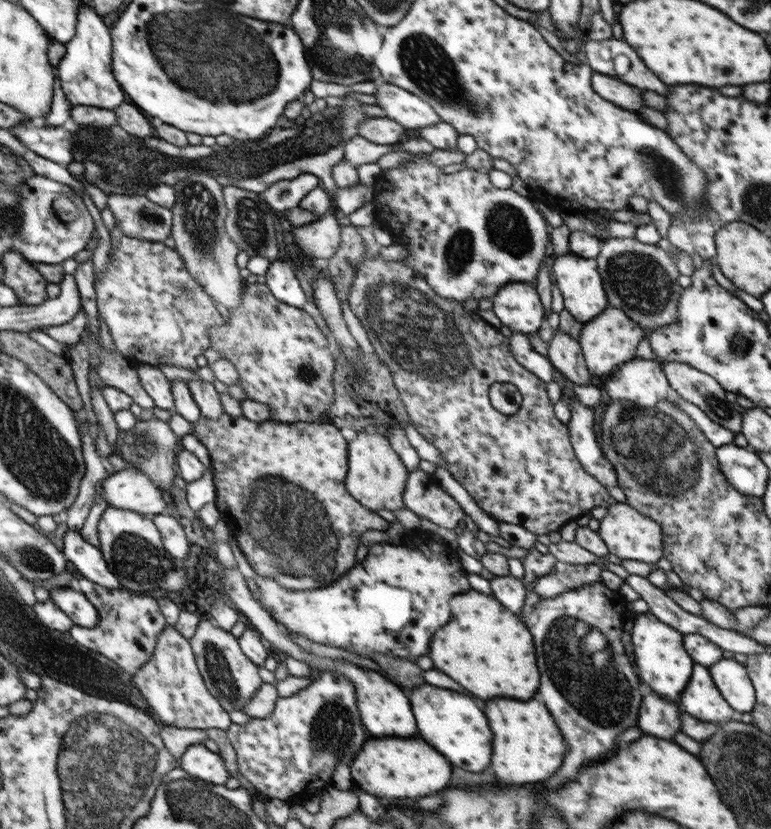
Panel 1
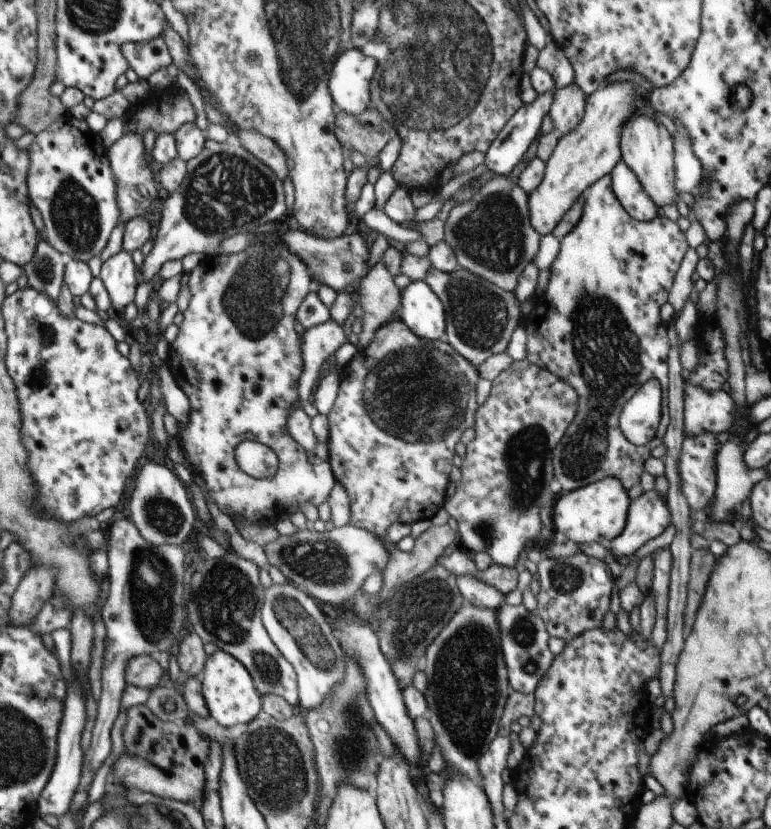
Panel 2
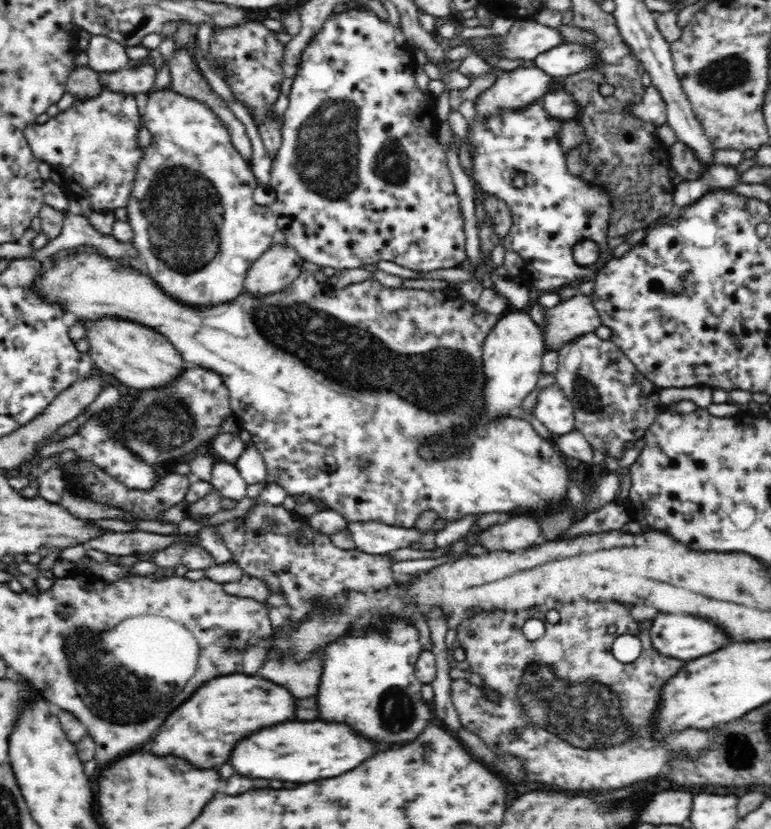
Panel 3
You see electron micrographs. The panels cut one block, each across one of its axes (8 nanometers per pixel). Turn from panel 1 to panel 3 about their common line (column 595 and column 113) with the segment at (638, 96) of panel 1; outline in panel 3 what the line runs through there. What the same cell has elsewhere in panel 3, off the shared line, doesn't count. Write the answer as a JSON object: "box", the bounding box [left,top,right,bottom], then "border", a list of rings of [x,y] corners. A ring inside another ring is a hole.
{"box":[98,60,156,95],"border":[[[144,60],[144,63],[137,67],[100,73],[98,80],[101,87],[108,87],[110,91],[116,93],[128,95],[136,95],[138,92],[148,93],[156,80],[156,68]]]}

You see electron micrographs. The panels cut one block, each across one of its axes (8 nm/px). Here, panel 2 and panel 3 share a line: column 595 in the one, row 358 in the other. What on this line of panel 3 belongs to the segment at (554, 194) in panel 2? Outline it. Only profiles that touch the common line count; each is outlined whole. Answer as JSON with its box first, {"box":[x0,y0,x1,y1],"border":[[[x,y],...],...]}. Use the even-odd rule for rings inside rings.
{"box":[84,317,186,390],"border":[[[116,317],[84,322],[90,357],[98,369],[112,374],[130,388],[148,390],[174,382],[186,369],[182,355],[172,343],[154,329],[132,320]]]}

